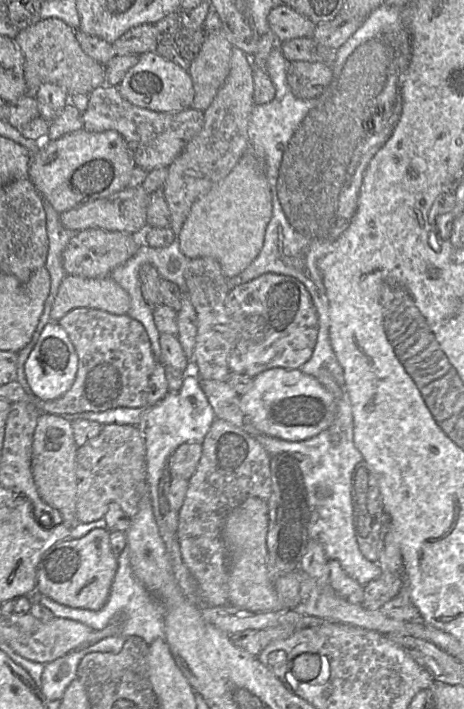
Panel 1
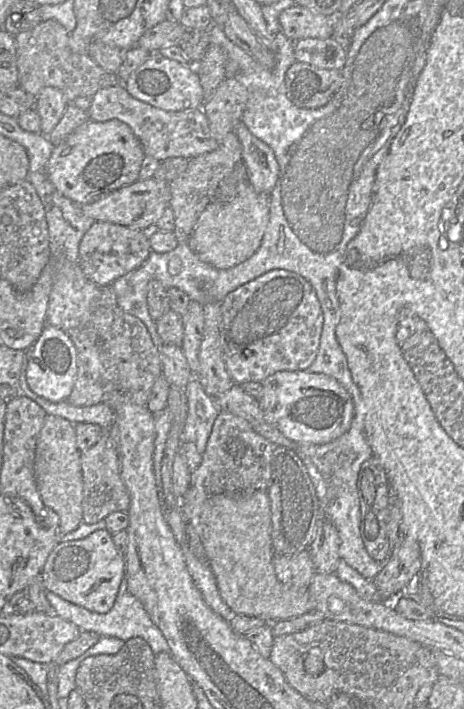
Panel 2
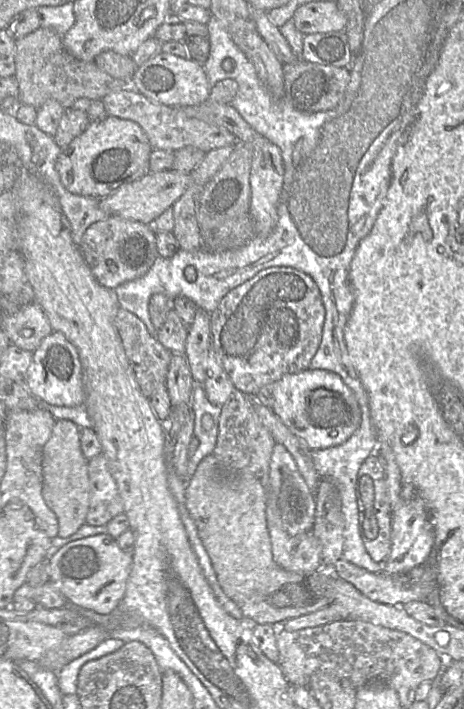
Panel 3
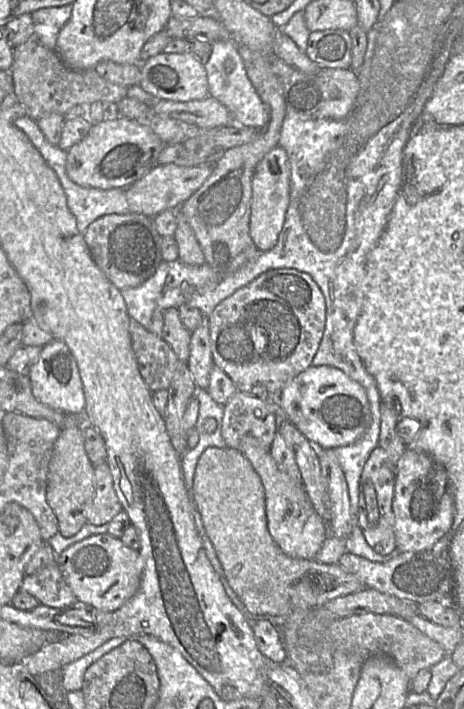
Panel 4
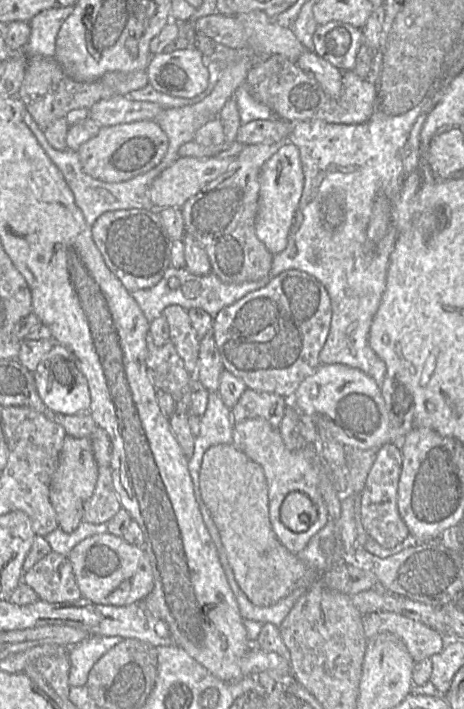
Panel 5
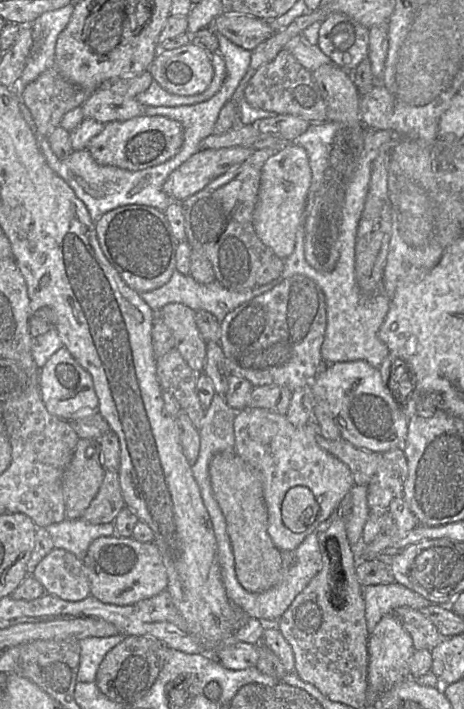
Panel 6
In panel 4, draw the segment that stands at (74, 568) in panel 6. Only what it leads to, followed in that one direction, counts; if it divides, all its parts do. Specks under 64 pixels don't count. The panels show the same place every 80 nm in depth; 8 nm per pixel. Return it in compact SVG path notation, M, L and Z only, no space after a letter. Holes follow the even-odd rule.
M56 562L33 575L25 575L20 589L52 608L65 608L78 601Z

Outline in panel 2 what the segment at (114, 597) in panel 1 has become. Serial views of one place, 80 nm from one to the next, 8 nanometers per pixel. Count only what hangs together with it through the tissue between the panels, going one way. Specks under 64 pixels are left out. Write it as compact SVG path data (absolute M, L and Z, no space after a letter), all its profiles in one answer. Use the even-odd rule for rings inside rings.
M126 574L121 582L116 601L112 609L107 613L88 610L50 591L47 593L47 599L54 614L74 622L82 631L91 631L98 633L101 637L116 637L124 641L141 637L149 644L155 655L161 652L170 652L168 642L159 627L153 622L140 600L129 592Z

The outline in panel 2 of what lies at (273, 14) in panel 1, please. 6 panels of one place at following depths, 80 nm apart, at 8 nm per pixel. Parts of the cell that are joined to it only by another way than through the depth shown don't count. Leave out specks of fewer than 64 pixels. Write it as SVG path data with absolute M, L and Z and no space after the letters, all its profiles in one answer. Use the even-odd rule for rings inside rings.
M294 5L280 13L280 30L293 41L303 38L325 39L333 36L334 18Z

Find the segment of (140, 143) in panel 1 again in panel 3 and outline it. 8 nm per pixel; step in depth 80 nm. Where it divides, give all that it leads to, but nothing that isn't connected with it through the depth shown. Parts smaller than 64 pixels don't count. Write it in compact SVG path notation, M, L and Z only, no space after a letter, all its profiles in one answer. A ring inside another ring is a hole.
M133 88L113 91L101 99L105 115L115 116L137 123L146 133L153 149L177 151L187 146L193 146L204 152L235 146L238 142L235 135L224 127L218 127L197 118L186 115L178 107L169 107L156 103Z

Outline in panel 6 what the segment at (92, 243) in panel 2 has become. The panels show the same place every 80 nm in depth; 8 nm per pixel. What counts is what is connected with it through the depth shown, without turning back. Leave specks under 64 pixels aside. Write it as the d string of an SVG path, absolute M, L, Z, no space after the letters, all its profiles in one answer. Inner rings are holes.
M128 205L104 214L95 222L100 247L123 281L139 294L166 284L176 269L179 241L173 236L163 211L144 205Z

